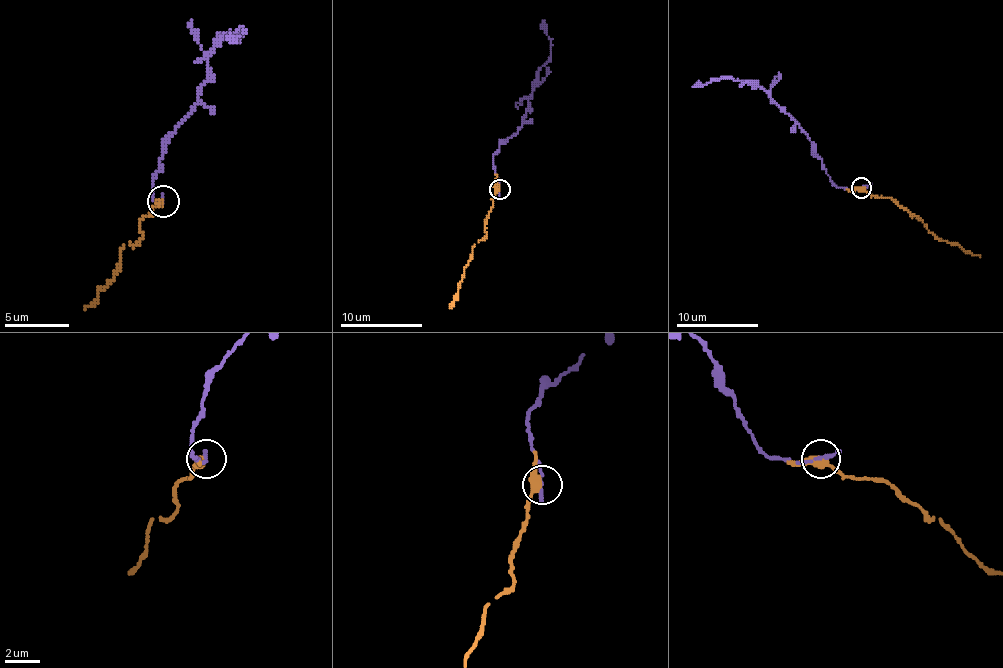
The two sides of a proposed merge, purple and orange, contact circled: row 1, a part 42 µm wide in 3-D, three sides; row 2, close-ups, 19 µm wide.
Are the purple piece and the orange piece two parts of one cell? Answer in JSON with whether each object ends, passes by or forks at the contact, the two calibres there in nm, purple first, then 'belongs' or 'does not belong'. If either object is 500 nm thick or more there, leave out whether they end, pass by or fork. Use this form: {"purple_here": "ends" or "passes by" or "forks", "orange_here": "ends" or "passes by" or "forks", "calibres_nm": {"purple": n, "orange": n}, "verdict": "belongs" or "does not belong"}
{"purple_here": "ends", "orange_here": "passes by", "calibres_nm": {"purple": 260, "orange": 360}, "verdict": "belongs"}

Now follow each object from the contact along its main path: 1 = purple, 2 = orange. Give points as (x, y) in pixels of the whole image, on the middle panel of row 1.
1: (499, 189), (493, 158), (501, 143), (520, 129), (540, 67), (550, 57), (550, 41), (542, 20)
2: (499, 189), (493, 197), (485, 224), (487, 236), (474, 244), (472, 257), (464, 269), (460, 287), (450, 308)

